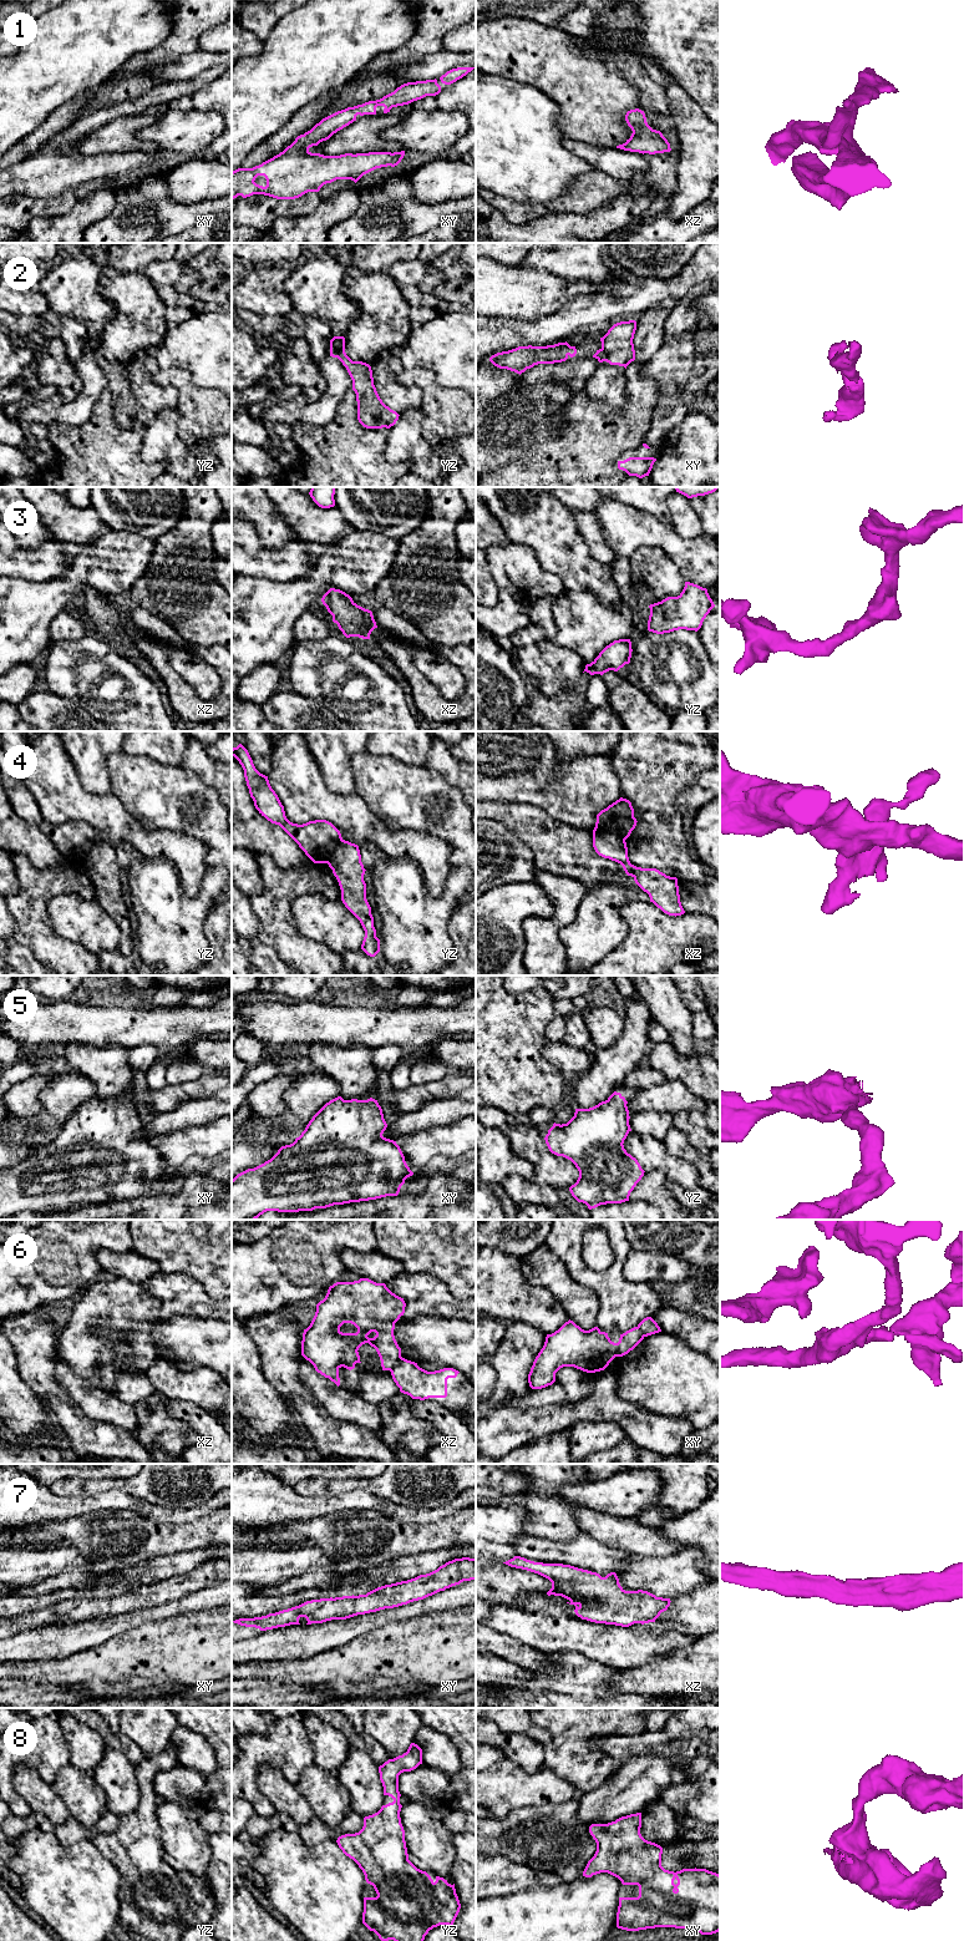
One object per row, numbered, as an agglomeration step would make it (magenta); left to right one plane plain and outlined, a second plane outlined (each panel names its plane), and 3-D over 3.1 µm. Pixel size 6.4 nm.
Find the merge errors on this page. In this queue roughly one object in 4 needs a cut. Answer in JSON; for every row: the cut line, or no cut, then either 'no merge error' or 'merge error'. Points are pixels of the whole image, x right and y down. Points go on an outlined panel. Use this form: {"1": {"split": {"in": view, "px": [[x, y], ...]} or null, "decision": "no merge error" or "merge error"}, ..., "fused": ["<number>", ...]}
{"1": {"split": null, "decision": "no merge error"}, "2": {"split": {"in": "xy", "px": [[600, 349], [607, 360]]}, "decision": "merge error"}, "3": {"split": null, "decision": "no merge error"}, "4": {"split": {"in": "xz", "px": [[593, 832], [612, 832], [624, 840]]}, "decision": "merge error"}, "5": {"split": null, "decision": "no merge error"}, "6": {"split": {"in": "xz", "px": [[401, 1357], [390, 1371]]}, "decision": "merge error"}, "7": {"split": null, "decision": "no merge error"}, "8": {"split": null, "decision": "no merge error"}, "fused": ["2", "4", "6"]}

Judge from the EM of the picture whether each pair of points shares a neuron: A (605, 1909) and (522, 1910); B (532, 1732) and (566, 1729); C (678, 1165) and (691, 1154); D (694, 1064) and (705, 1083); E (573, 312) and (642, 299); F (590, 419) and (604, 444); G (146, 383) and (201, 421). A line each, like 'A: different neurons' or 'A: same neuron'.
A: same neuron
B: different neurons
C: different neurons
D: same neuron
E: same neuron
F: same neuron
G: different neurons

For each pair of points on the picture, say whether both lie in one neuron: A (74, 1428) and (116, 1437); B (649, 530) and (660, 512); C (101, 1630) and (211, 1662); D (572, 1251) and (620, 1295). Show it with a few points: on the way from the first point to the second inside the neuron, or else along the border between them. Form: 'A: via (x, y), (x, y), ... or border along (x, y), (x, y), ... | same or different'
A: via (84, 1435), (106, 1437) | same
B: border along (630, 506), (670, 523) | different
C: border along (146, 1623), (125, 1630), (92, 1648) | different
D: via (577, 1265), (592, 1280), (607, 1285) | same

